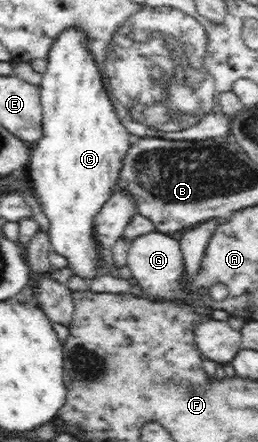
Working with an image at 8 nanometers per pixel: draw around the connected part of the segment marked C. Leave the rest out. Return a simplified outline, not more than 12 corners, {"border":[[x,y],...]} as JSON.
{"border":[[81,26],[38,85],[34,196],[53,251],[98,277],[95,217],[130,133]]}

